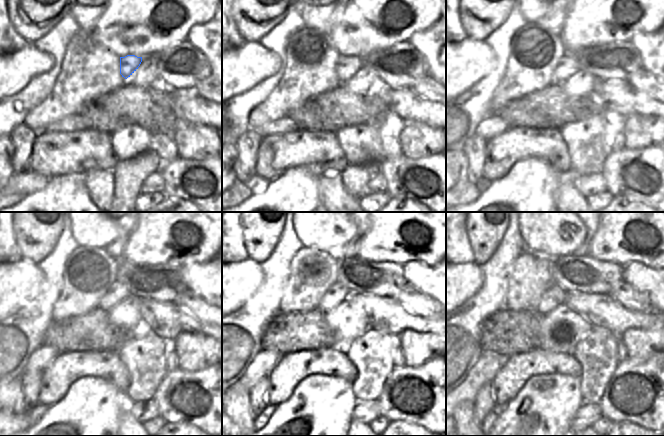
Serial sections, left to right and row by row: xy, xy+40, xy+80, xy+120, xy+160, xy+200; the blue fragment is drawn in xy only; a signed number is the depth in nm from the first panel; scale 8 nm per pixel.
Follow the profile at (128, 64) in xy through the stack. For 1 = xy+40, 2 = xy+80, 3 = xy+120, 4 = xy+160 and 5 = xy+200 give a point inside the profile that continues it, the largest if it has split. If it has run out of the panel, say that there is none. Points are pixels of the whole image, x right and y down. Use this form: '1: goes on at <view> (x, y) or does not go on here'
1: goes on at xy+40 (347, 66)
2: goes on at xy+80 (567, 66)
3: goes on at xy+120 (117, 292)
4: goes on at xy+160 (337, 293)
5: goes on at xy+200 (555, 296)

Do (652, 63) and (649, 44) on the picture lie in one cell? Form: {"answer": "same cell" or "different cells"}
{"answer": "same cell"}

